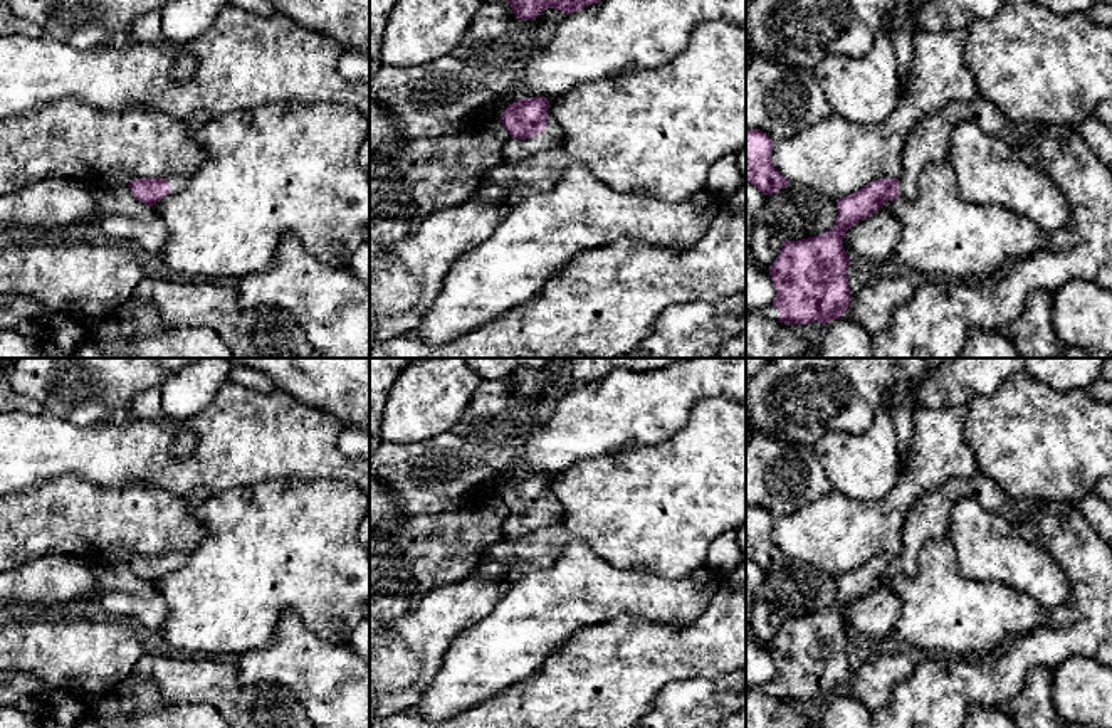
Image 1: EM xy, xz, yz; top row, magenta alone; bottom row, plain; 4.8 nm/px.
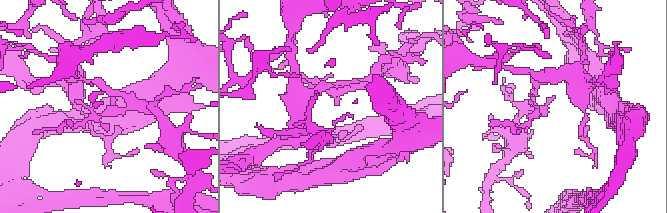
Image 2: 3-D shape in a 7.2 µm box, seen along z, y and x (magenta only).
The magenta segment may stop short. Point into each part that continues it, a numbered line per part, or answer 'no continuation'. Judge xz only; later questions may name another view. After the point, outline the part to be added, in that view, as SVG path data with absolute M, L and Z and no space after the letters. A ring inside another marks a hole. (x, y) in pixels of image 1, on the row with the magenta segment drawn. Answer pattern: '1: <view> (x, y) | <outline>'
1: xz (514, 148) | M548 118L546 123L548 128L532 138L527 140L511 138L504 146L502 160L517 161L522 156L536 155L556 145L558 140L561 138L561 131L551 118Z

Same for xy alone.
1: xy (177, 184) | M180 175L168 177L166 180L170 183L170 193L180 193L188 182L188 178L180 177Z

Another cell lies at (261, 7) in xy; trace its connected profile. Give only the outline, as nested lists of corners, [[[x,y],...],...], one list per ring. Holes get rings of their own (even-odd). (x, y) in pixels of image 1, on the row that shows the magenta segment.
[[[228,0],[228,5],[265,17],[272,17],[277,12],[270,0]]]

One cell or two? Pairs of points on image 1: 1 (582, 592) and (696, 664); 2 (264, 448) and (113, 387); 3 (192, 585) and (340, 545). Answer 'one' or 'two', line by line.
1: two
2: two
3: one

